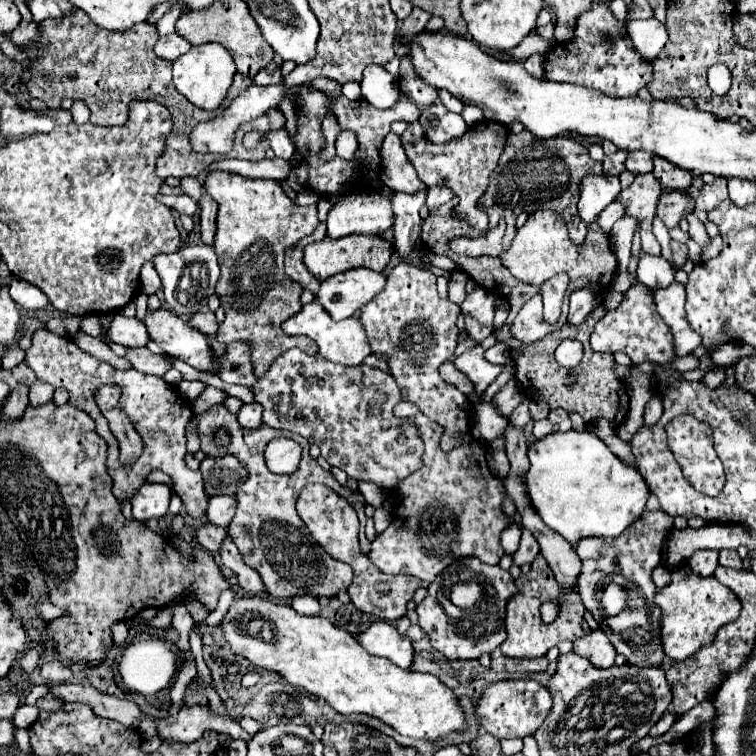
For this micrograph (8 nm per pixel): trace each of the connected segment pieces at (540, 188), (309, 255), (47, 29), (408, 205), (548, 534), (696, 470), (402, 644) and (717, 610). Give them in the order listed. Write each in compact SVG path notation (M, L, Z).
M521 131L521 133L509 133L505 151L499 159L499 167L491 175L487 191L479 199L479 209L489 215L491 225L497 225L501 217L507 221L507 231L503 239L503 249L511 245L511 239L515 237L515 219L521 211L525 213L535 213L541 209L553 209L559 213L569 229L569 235L575 243L583 243L587 227L577 215L577 201L579 201L579 185L583 175L601 175L603 167L601 163L593 161L587 153L587 149L565 135L551 137L551 139L539 139L531 131Z
M347 235L341 239L325 237L319 243L307 245L303 251L303 263L319 281L325 281L335 273L343 273L355 267L367 267L381 273L387 267L389 257L391 257L391 243L381 235Z
M75 9L71 17L47 19L39 23L41 41L49 47L43 53L29 53L35 61L31 67L31 79L25 83L31 97L47 103L49 109L59 109L63 99L81 99L91 109L91 121L95 125L125 125L129 119L131 101L153 101L163 89L163 81L155 81L155 89L147 89L147 65L163 77L167 73L167 61L153 53L153 45L159 41L155 25L139 23L125 31L99 29L87 13Z
M419 189L419 193L399 193L391 191L391 207L395 213L395 249L399 255L409 255L415 243L419 241L419 231L423 219L419 217L419 209L425 205L427 189Z
M509 495L511 501L517 507L517 513L521 515L521 523L525 529L533 533L533 537L541 545L541 555L547 559L555 579L567 587L573 587L577 581L577 575L581 571L581 561L573 549L571 543L567 543L559 533L549 529L543 519L537 515L537 511L531 505L531 499L527 495Z
M685 414L674 418L666 426L666 434L669 449L677 463L681 465L681 471L685 479L703 495L715 497L725 483L723 475L723 465L713 449L713 437L711 437L711 428L703 422L698 421L693 415Z
M375 621L367 631L357 635L359 643L371 653L393 661L401 669L409 669L413 661L411 639L397 633L397 629L387 621Z
M683 563L671 571L671 581L655 593L655 605L661 609L661 641L663 651L673 661L685 661L703 645L711 643L717 629L739 617L741 603L731 589L721 585L715 577L699 577Z

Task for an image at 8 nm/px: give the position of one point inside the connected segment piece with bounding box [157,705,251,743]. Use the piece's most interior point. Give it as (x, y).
(193, 720)

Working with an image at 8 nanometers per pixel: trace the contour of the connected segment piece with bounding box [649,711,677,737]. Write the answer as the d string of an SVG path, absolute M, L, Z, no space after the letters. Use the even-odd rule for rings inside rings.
M667 711L657 723L655 723L655 727L651 729L651 733L649 733L649 737L661 737L663 733L667 733L669 729L671 729L671 725L673 725L673 721L675 721L677 717L671 713L671 711Z

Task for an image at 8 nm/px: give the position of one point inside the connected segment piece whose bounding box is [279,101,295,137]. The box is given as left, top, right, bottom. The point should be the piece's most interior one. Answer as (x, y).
(287, 108)

